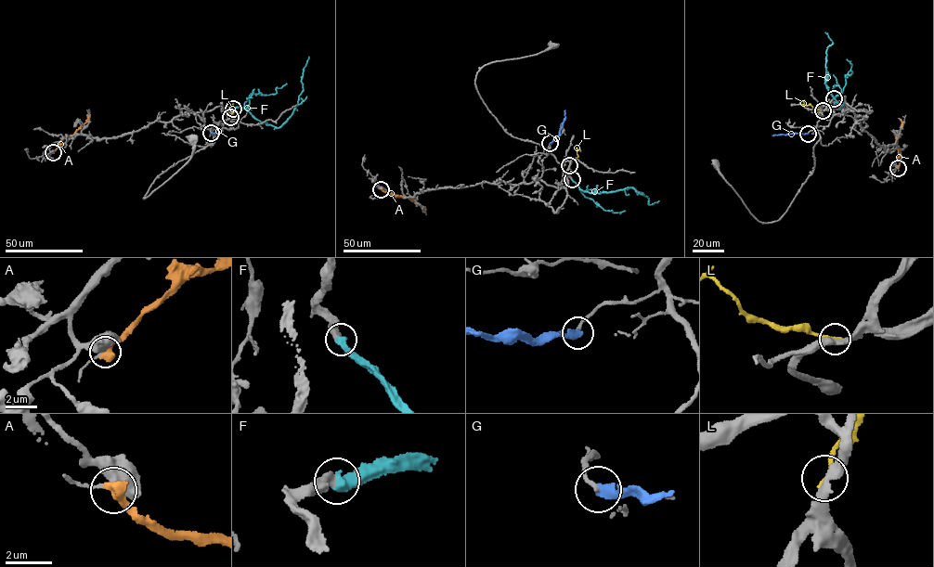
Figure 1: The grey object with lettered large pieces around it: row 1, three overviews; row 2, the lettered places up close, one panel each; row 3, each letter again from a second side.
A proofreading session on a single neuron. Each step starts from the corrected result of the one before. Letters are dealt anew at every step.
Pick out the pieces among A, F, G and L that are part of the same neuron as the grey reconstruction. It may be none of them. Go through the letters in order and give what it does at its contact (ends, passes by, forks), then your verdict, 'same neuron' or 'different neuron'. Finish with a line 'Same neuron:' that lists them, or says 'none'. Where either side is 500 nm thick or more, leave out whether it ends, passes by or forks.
A: different neuron
F: same neuron
G: it ends | different neuron
L: it ends | different neuron
Same neuron: F

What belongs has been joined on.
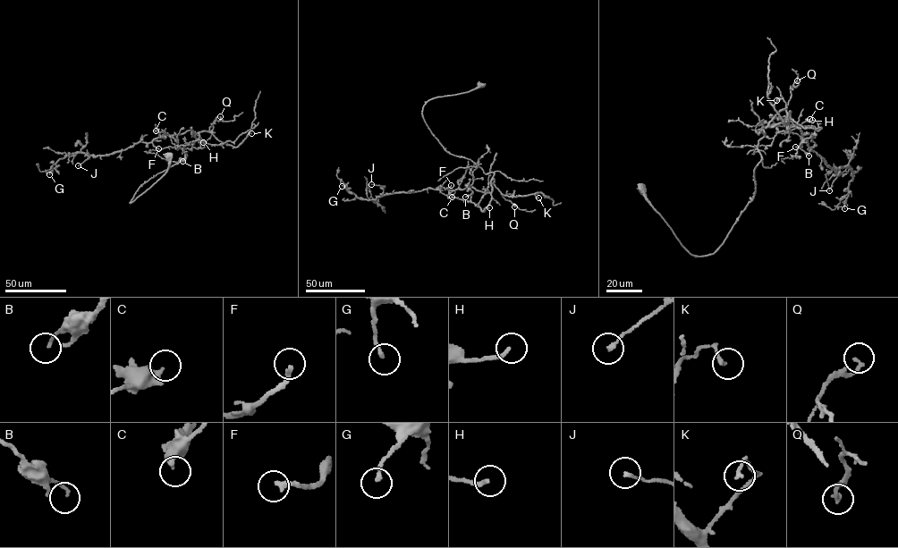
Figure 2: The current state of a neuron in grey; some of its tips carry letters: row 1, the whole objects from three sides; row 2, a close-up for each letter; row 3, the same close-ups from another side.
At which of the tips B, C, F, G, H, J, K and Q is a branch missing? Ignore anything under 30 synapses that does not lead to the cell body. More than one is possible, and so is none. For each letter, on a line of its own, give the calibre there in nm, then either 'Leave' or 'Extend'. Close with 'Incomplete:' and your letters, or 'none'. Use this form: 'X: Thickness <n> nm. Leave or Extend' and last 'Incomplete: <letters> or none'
B: Thickness 130 nm. Leave
C: Thickness 440 nm. Leave
F: Thickness 200 nm. Extend
G: Thickness 160 nm. Leave
H: Thickness 180 nm. Leave
J: Thickness 150 nm. Leave
K: Thickness 160 nm. Leave
Q: Thickness 180 nm. Leave
Incomplete: F

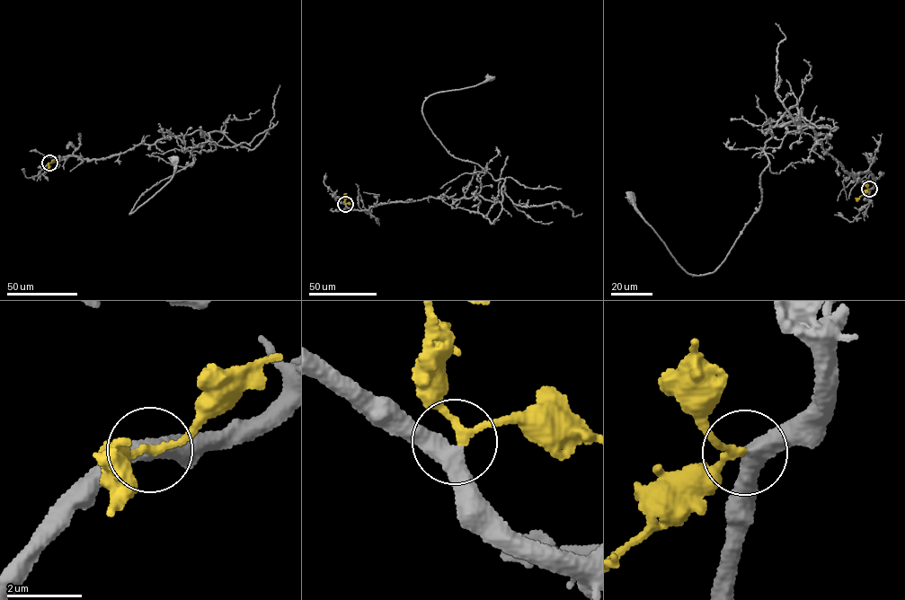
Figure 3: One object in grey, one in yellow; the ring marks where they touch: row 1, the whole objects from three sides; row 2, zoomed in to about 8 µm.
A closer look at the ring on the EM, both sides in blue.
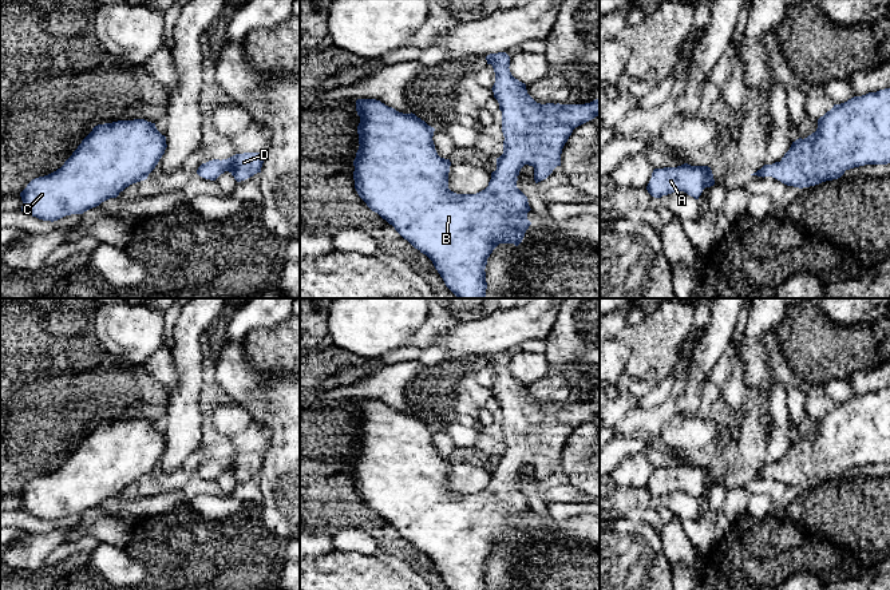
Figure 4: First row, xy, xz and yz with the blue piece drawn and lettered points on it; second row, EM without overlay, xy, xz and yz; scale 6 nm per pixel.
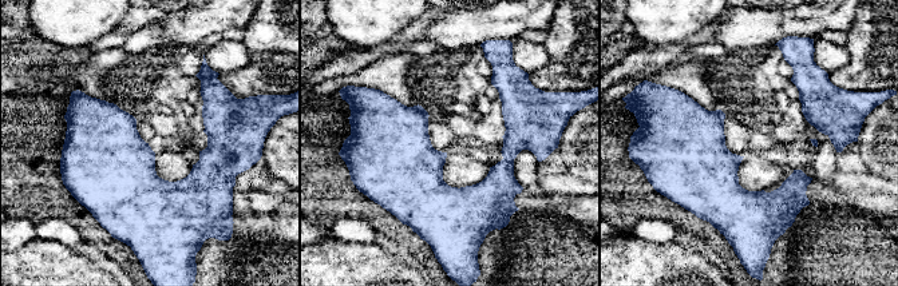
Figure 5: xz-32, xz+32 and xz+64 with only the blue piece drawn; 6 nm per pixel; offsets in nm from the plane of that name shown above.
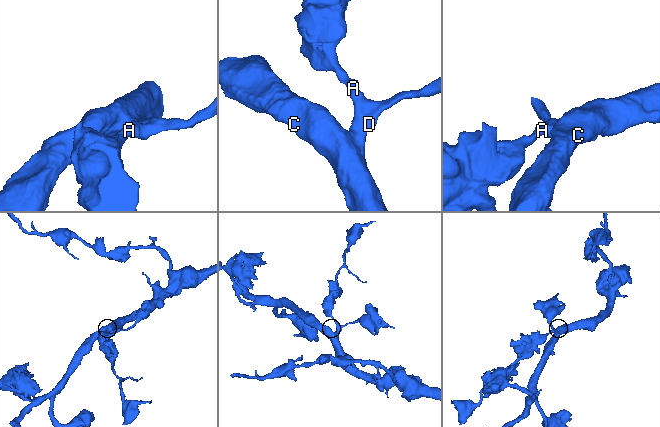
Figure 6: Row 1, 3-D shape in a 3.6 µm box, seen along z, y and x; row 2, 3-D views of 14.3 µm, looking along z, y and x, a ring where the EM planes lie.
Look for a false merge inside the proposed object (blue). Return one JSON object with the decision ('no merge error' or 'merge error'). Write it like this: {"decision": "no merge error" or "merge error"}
{"decision": "no merge error"}

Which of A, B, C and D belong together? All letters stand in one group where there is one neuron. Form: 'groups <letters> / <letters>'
groups A B C D

